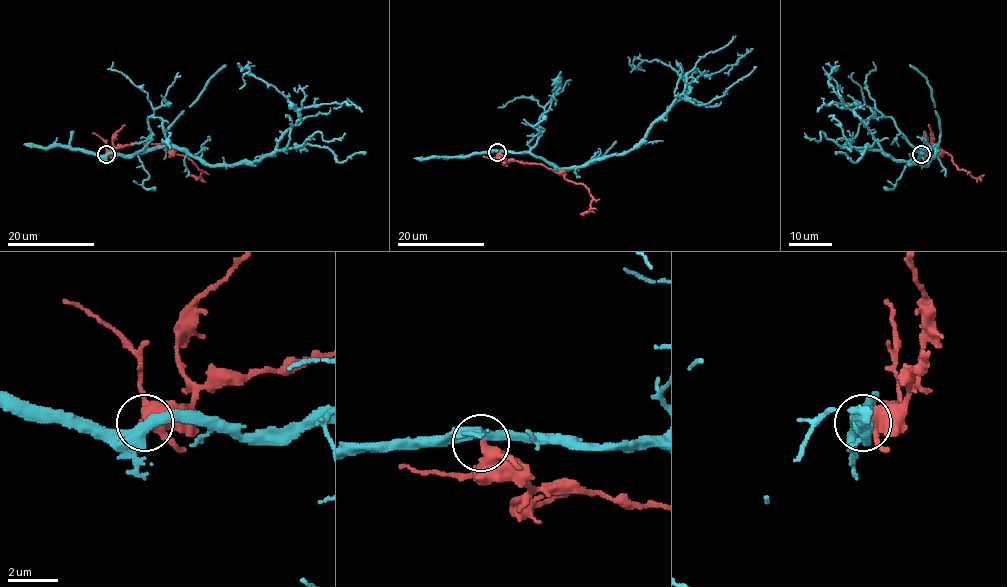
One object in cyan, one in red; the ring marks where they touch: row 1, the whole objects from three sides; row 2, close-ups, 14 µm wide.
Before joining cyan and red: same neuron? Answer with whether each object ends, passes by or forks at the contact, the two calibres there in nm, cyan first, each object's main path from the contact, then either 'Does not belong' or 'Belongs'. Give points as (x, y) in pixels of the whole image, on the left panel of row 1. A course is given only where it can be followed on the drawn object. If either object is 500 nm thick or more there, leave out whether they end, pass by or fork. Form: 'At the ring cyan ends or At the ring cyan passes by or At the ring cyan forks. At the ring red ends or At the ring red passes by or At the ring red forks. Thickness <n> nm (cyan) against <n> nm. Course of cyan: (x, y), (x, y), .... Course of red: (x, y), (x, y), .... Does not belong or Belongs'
At the ring cyan passes by. At the ring red passes by. Thickness 400 nm (cyan) against 400 nm. Course of cyan: (107, 154), (168, 146), (184, 148), (211, 165), (259, 162), (299, 114), (264, 81), (245, 74), (239, 89). Course of red: (107, 154), (137, 142), (162, 145), (186, 156), (202, 173), (200, 178), (189, 176). Does not belong

